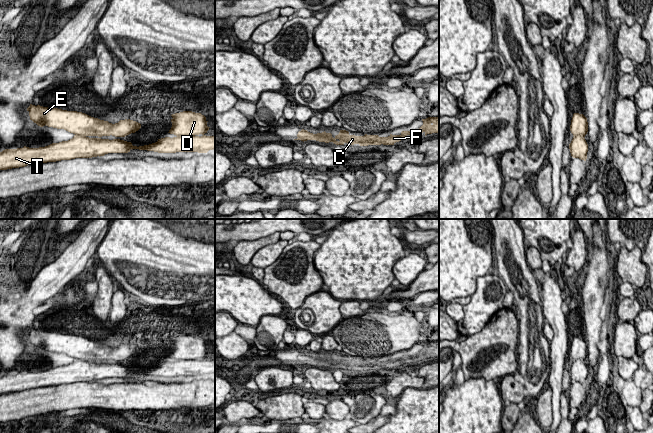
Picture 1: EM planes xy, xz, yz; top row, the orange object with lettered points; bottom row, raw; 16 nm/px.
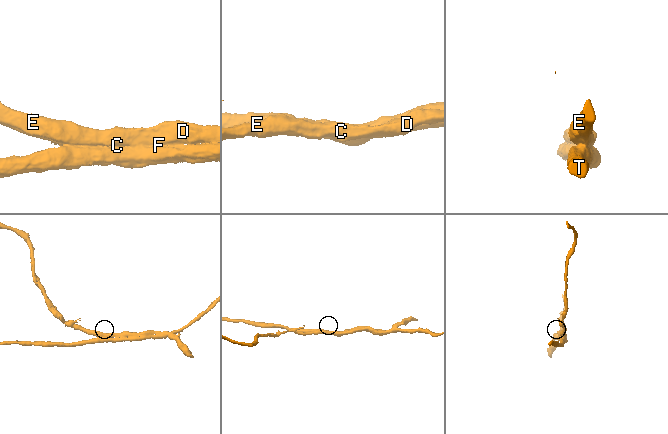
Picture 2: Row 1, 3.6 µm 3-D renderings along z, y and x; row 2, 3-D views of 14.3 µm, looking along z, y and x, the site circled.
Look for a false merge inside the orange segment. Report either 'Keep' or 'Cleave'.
Cleave

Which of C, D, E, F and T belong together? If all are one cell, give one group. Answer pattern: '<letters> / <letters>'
C D E F / T

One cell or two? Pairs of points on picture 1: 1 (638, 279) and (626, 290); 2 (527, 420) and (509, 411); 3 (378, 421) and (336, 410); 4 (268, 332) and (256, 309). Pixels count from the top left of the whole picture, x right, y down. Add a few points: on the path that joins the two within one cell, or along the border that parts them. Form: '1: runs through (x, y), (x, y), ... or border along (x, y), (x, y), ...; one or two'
1: border along (623, 280), (632, 284); two
2: border along (521, 411), (515, 422); two
3: border along (375, 417), (367, 422); two
4: border along (274, 315), (264, 315), (257, 325); two

